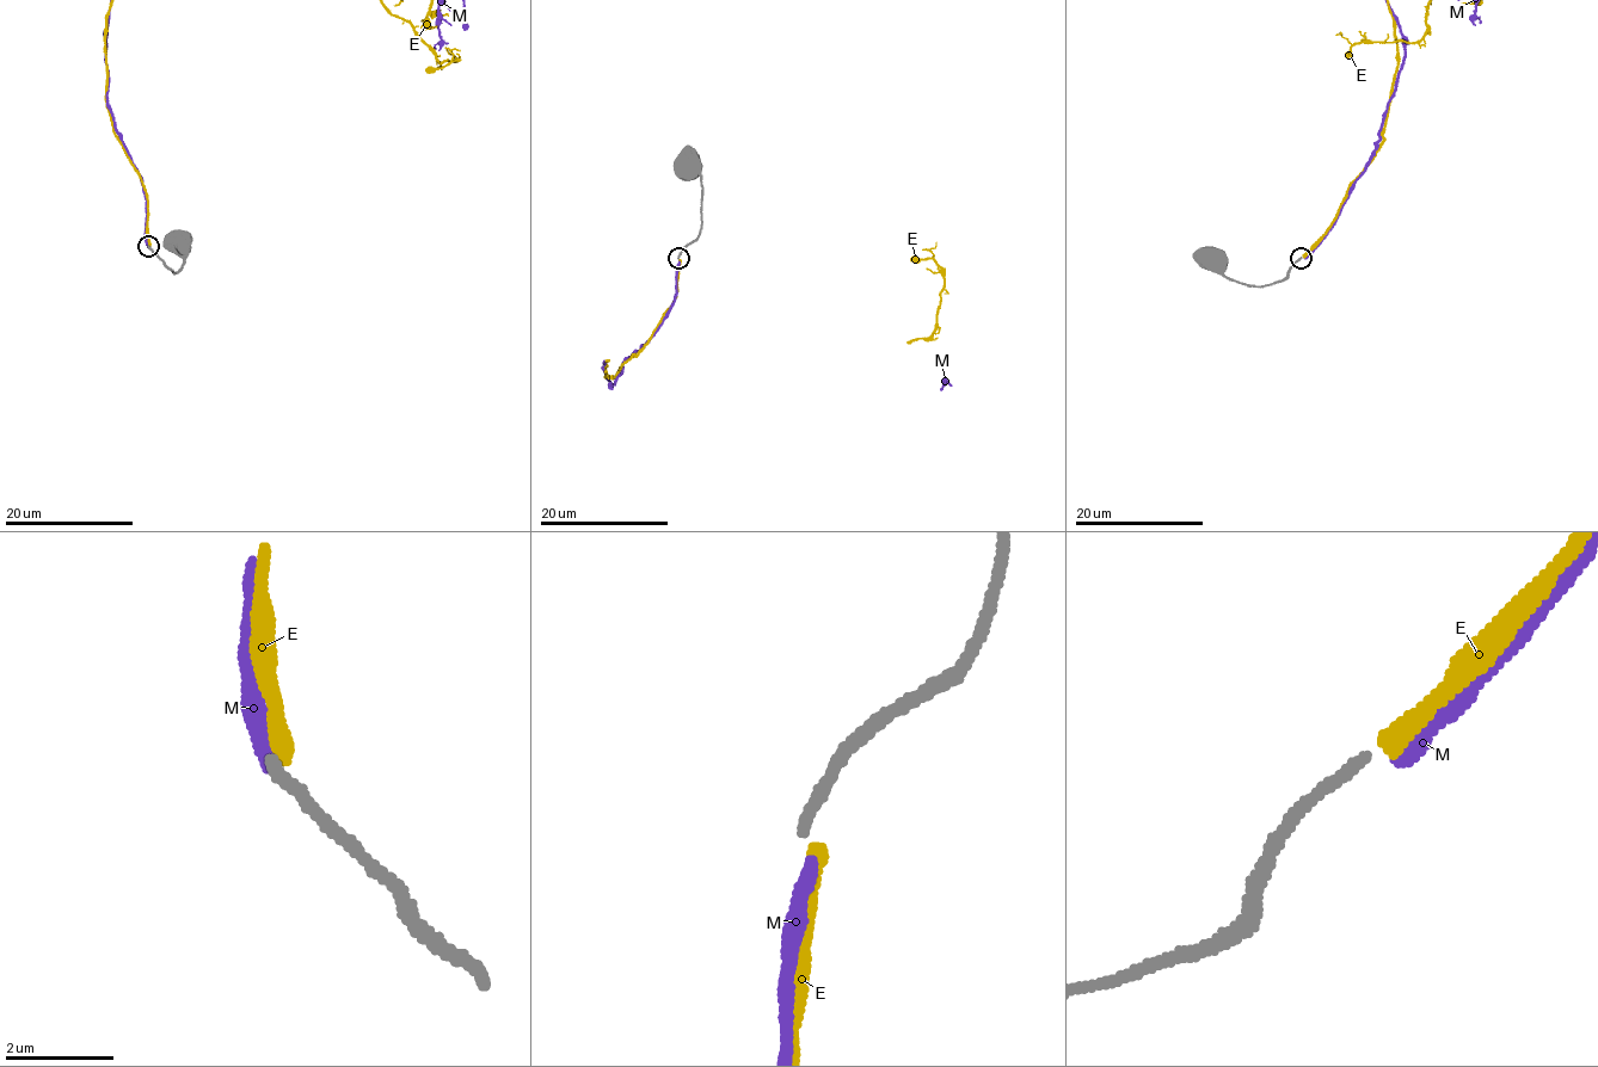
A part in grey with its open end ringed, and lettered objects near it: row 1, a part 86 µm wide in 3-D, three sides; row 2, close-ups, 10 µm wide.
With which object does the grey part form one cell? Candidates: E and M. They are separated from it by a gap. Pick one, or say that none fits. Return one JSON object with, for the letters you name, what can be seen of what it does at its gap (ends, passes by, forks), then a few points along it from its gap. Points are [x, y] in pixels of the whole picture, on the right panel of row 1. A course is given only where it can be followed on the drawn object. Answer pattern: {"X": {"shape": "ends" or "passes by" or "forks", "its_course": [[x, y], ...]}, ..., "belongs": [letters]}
{"M": {"shape": "ends"}, "belongs": ["M"]}

